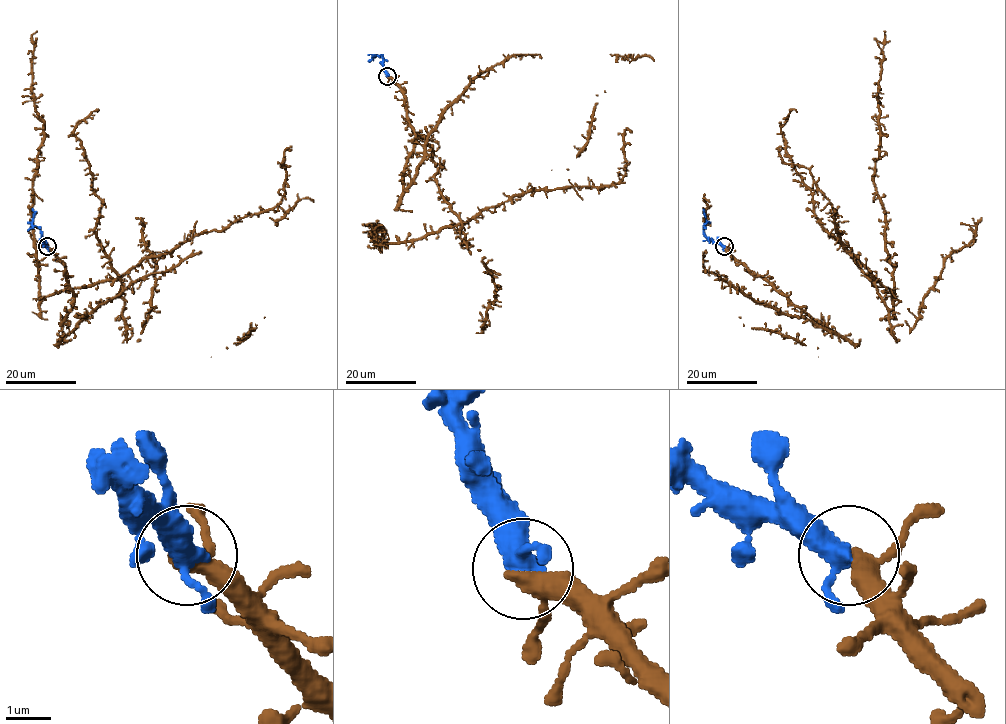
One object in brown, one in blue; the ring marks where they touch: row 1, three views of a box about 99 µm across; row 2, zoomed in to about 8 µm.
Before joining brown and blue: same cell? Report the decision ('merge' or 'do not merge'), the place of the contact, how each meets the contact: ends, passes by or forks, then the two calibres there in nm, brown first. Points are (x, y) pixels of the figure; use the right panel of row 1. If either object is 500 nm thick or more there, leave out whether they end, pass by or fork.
merge | (724, 246) | brown passes by | blue passes by | 360/380 nm

